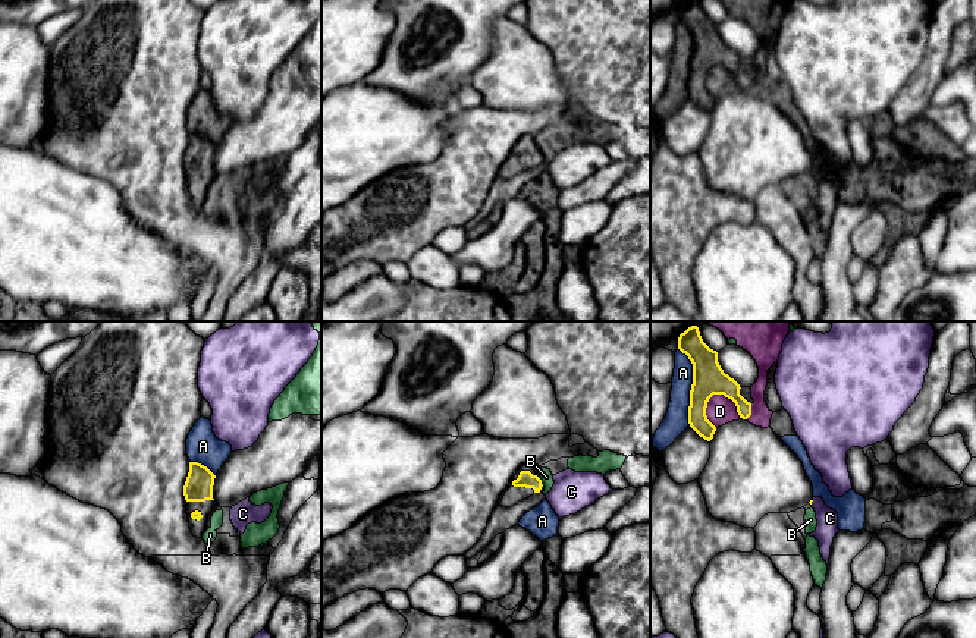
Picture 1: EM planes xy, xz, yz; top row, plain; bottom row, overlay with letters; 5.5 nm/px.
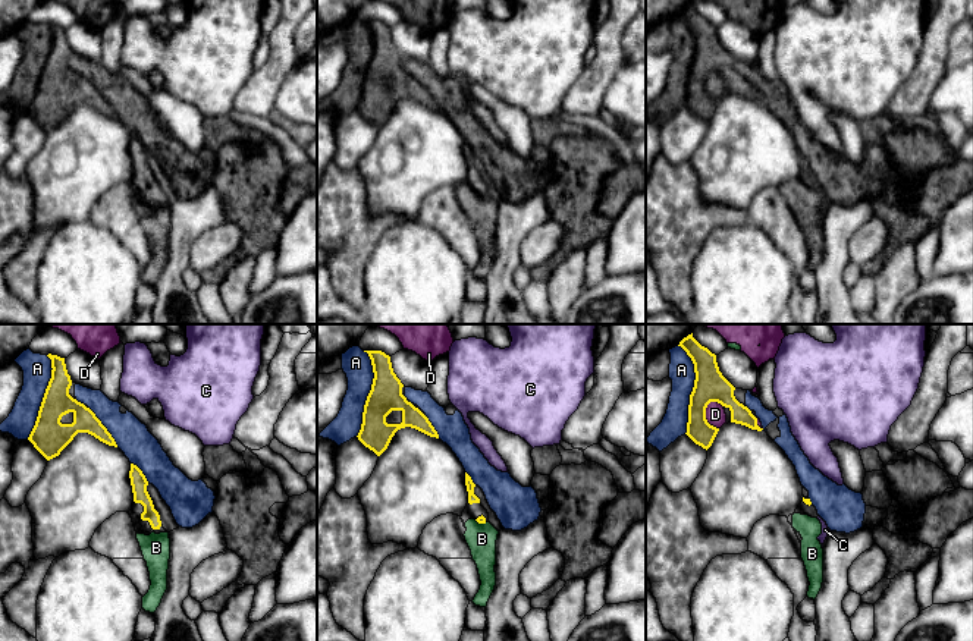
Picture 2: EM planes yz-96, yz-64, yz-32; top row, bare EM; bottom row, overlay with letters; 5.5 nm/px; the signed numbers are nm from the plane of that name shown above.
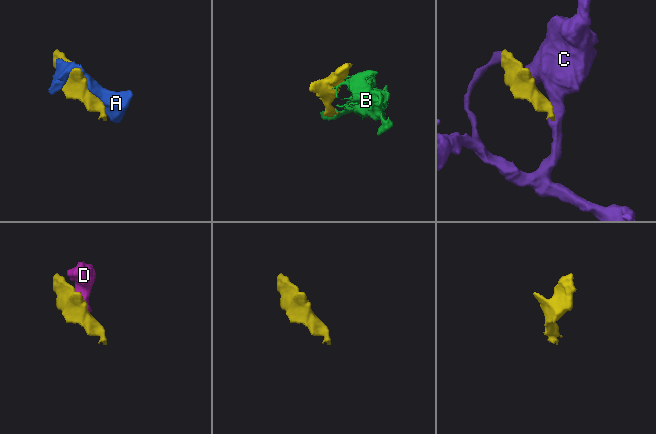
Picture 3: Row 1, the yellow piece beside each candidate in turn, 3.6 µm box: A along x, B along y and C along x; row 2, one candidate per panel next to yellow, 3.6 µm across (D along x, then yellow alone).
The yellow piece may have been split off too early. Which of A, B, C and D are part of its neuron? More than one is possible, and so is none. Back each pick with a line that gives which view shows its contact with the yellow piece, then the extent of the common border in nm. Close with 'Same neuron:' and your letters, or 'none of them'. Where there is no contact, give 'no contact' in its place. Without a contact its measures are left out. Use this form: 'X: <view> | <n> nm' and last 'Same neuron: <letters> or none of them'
Same neuron: none of them

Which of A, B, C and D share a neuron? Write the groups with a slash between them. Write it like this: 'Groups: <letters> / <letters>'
Groups: A / B D / C

